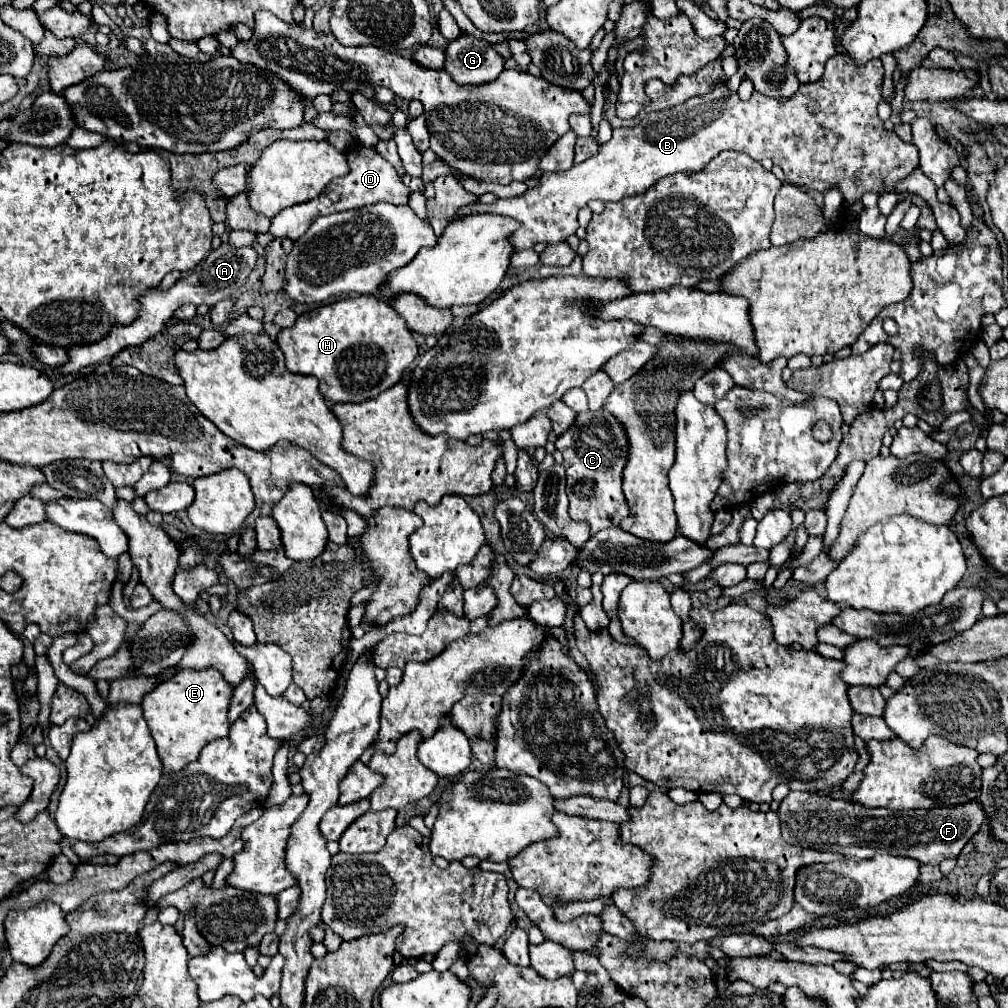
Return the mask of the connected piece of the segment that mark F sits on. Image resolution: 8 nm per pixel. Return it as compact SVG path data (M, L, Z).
M790 792L782 800L778 812L782 836L788 844L854 858L872 858L876 854L906 856L920 864L940 864L946 858L958 858L962 848L986 820L980 800L970 800L954 808L894 812L888 808L864 808L850 800L836 800L808 792Z

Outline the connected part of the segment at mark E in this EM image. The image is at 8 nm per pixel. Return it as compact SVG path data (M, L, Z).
M182 670L142 698L140 706L158 748L162 774L180 772L200 756L206 744L228 736L230 724L226 714L232 690L218 670Z

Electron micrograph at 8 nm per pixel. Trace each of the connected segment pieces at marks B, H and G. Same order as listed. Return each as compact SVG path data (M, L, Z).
M836 54L832 56L828 62L826 62L826 68L824 68L824 76L812 84L800 84L800 88L796 90L796 94L786 102L786 104L778 104L774 98L770 96L764 96L764 94L752 94L752 98L748 102L740 102L736 94L730 94L726 90L724 84L716 84L716 88L706 94L706 96L696 96L696 98L690 98L688 102L684 102L684 106L676 106L672 110L662 110L662 112L650 112L638 126L634 128L618 128L614 130L612 138L600 146L600 152L588 160L584 160L582 164L576 164L572 166L570 170L566 172L560 172L560 174L542 174L540 178L540 184L536 188L528 188L522 196L514 196L514 198L498 198L494 204L482 204L482 202L474 202L474 204L468 204L464 208L458 210L458 214L454 216L454 220L458 218L466 218L470 214L500 214L500 216L510 216L514 220L520 222L520 228L514 230L510 236L508 236L508 242L512 244L514 250L526 250L526 248L532 248L534 244L542 242L542 244L560 244L564 242L568 236L572 236L578 228L578 212L586 206L586 202L590 200L622 200L622 198L628 198L628 196L642 196L654 182L658 182L660 178L664 176L670 176L670 174L676 174L676 172L700 172L708 160L712 160L716 154L720 154L722 150L738 150L738 152L744 152L748 154L750 158L754 160L764 160L764 158L770 158L774 164L778 164L782 170L784 170L784 176L788 180L788 184L794 184L794 186L800 186L800 188L814 188L814 190L820 190L820 192L826 192L832 184L838 184L840 190L842 190L842 196L846 202L856 202L862 198L864 192L872 190L876 194L884 194L884 192L894 192L894 184L896 180L908 176L916 166L918 166L918 150L914 144L908 144L904 140L900 140L894 132L888 132L884 128L884 122L878 118L876 114L876 106L878 102L882 100L880 92L882 92L882 80L884 80L884 68L882 68L882 62L880 60L872 60L864 66L852 66L852 60L846 56L846 54Z
M372 294L344 298L332 304L312 308L300 314L292 328L280 330L276 342L284 352L286 368L294 374L316 376L320 382L320 394L328 398L328 402L364 402L378 396L400 380L402 372L412 364L418 352L416 340L408 330L406 322L396 314L392 306L376 302Z
M464 34L446 46L444 70L456 84L480 86L498 78L504 70L504 58L486 40Z

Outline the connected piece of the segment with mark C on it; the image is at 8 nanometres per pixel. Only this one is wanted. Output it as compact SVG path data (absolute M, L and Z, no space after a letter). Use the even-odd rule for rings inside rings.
M598 410L598 412L584 412L578 414L576 424L566 430L562 436L558 436L556 440L556 448L562 452L564 456L564 466L566 466L566 494L570 500L570 518L574 522L586 522L590 526L590 534L594 536L598 530L606 530L612 526L618 526L622 518L628 516L628 504L624 500L622 494L622 468L626 462L626 438L624 438L624 430L620 430L620 424L610 418L610 414L606 410Z

